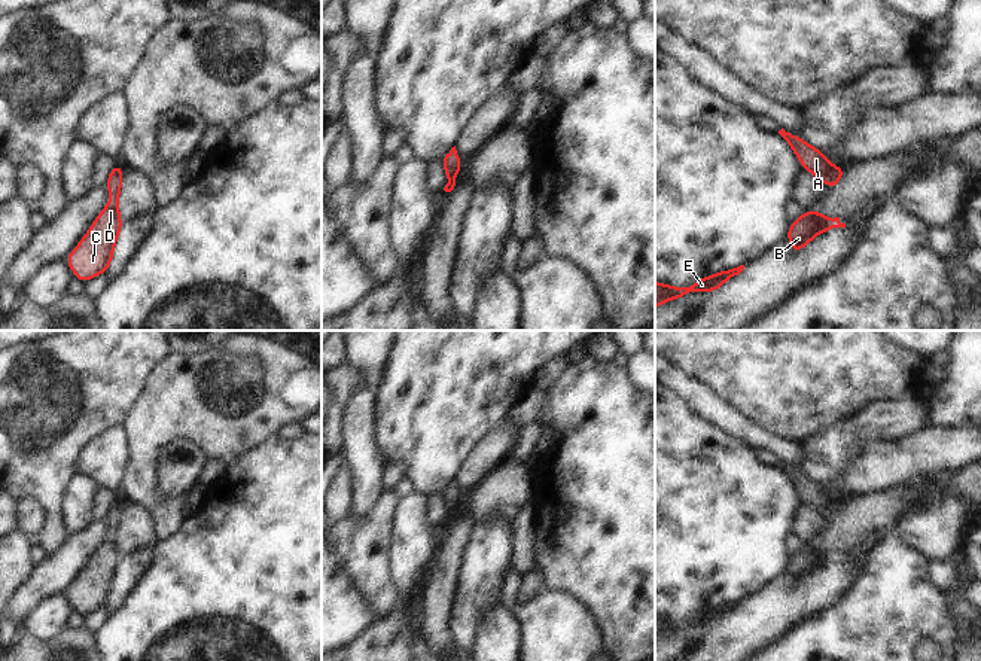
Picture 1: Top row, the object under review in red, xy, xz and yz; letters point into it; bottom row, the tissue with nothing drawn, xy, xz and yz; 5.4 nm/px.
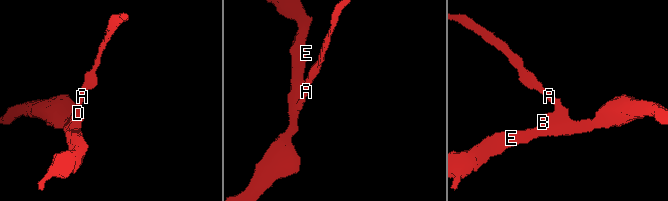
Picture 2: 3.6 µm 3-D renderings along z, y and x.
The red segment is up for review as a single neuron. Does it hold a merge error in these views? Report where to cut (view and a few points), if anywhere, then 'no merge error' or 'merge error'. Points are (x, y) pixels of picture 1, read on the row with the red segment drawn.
cut none; no merge error

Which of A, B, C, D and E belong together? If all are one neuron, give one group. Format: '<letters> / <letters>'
A B C D E

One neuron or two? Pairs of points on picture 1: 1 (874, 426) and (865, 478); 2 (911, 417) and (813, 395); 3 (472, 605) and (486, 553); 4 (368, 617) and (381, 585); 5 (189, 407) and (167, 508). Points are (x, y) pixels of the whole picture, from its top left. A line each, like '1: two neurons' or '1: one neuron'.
1: two neurons
2: two neurons
3: one neuron
4: two neurons
5: two neurons

